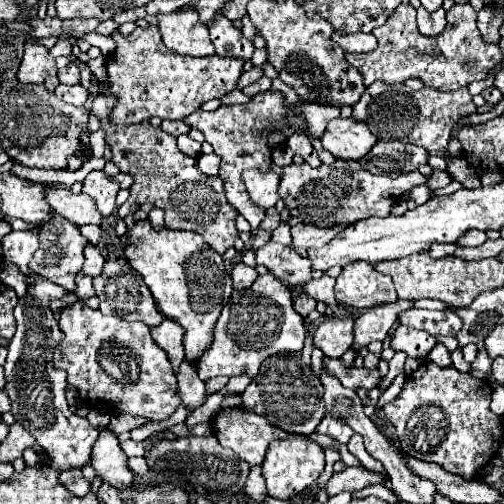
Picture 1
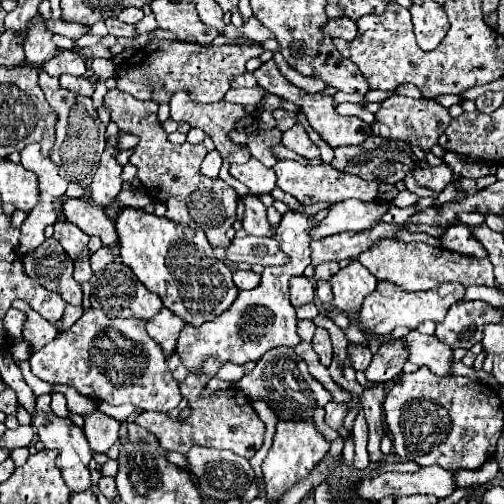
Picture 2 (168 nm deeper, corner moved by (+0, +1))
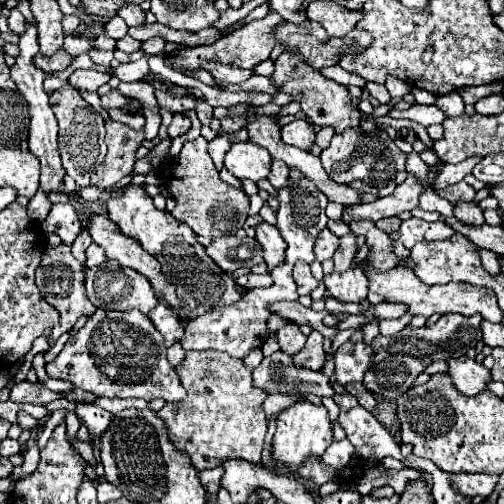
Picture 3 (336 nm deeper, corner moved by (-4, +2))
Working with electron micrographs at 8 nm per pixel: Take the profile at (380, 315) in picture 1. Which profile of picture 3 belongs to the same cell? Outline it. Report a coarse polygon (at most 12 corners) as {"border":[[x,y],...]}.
{"border":[[409,267],[365,271],[369,291],[409,315],[481,313],[501,323],[495,291],[425,285]]}

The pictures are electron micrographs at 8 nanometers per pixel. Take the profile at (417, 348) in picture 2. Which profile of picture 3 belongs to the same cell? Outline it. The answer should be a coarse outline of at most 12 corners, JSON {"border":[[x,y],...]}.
{"border":[[471,357],[447,359],[447,375],[463,395],[491,379]]}

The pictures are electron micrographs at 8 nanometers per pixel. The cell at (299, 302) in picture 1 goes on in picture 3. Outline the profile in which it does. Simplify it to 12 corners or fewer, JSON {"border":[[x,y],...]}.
{"border":[[307,263],[295,265],[293,279],[299,295],[309,293],[319,285]]}

